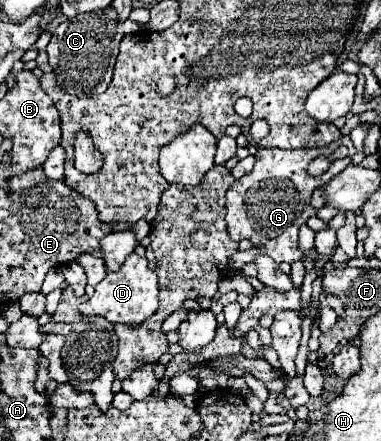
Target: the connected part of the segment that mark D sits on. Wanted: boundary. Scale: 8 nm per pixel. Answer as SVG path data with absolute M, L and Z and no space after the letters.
M136 253L128 255L120 271L108 273L98 285L94 295L80 305L82 315L100 315L106 317L110 323L126 323L138 325L148 319L158 309L158 277L148 267L146 257L138 257Z

